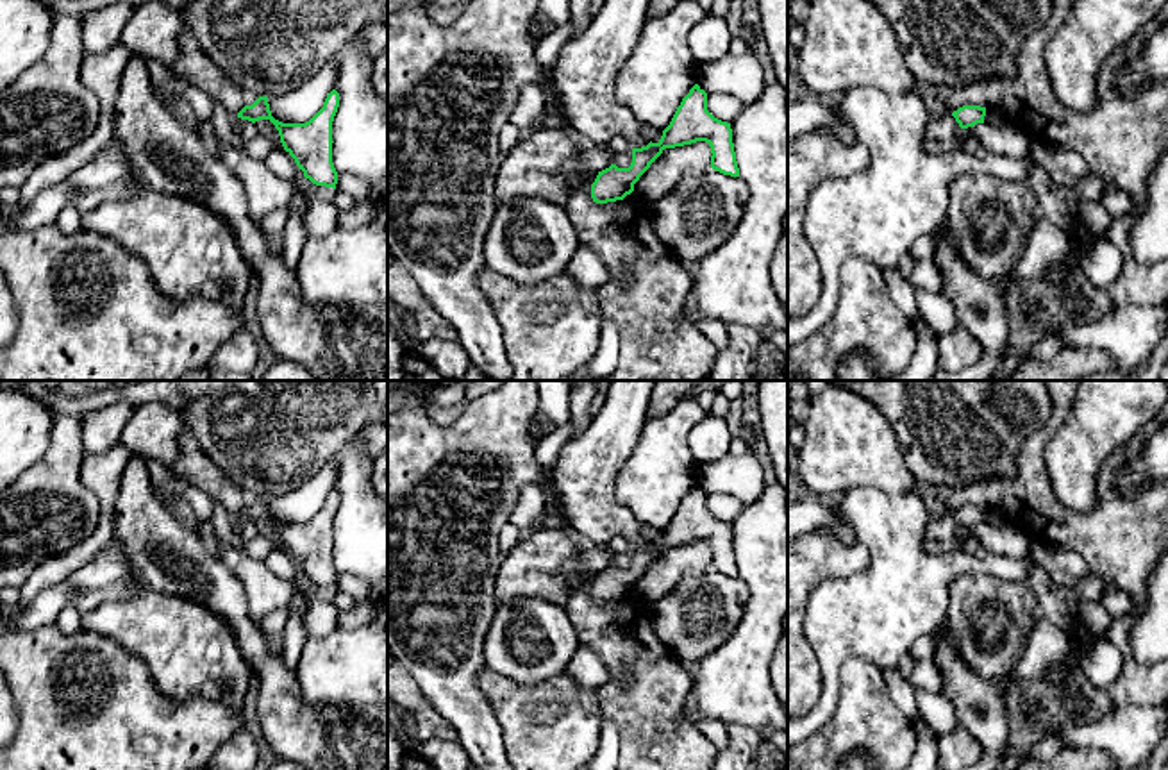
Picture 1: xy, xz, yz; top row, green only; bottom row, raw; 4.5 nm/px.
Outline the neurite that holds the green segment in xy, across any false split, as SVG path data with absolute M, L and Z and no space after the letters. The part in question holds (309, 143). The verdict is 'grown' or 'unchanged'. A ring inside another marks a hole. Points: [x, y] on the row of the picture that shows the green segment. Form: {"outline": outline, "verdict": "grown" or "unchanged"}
{"outline": "M332 89L323 107L305 123L282 123L271 116L268 96L245 105L238 118L252 123L270 120L279 130L284 150L295 159L304 177L316 186L334 188L338 172L332 163L332 121L339 107L339 93Z", "verdict": "unchanged"}

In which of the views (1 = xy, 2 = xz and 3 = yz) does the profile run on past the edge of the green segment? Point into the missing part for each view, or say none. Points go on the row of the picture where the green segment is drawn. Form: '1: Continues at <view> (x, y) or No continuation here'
1: No continuation here
2: No continuation here
3: No continuation here

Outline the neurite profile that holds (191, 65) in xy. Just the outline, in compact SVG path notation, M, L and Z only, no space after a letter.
M186 23L179 34L179 46L180 54L170 71L221 104L230 116L238 116L245 107L243 89L204 54Z

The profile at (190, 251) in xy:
M145 186L127 200L82 214L80 227L138 254L161 295L177 302L202 297L243 309L252 268L230 225L202 204Z

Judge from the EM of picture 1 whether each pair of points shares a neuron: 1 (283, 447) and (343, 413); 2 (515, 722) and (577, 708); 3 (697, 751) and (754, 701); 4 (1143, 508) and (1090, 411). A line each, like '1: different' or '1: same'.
1: same
2: same
3: different
4: different

